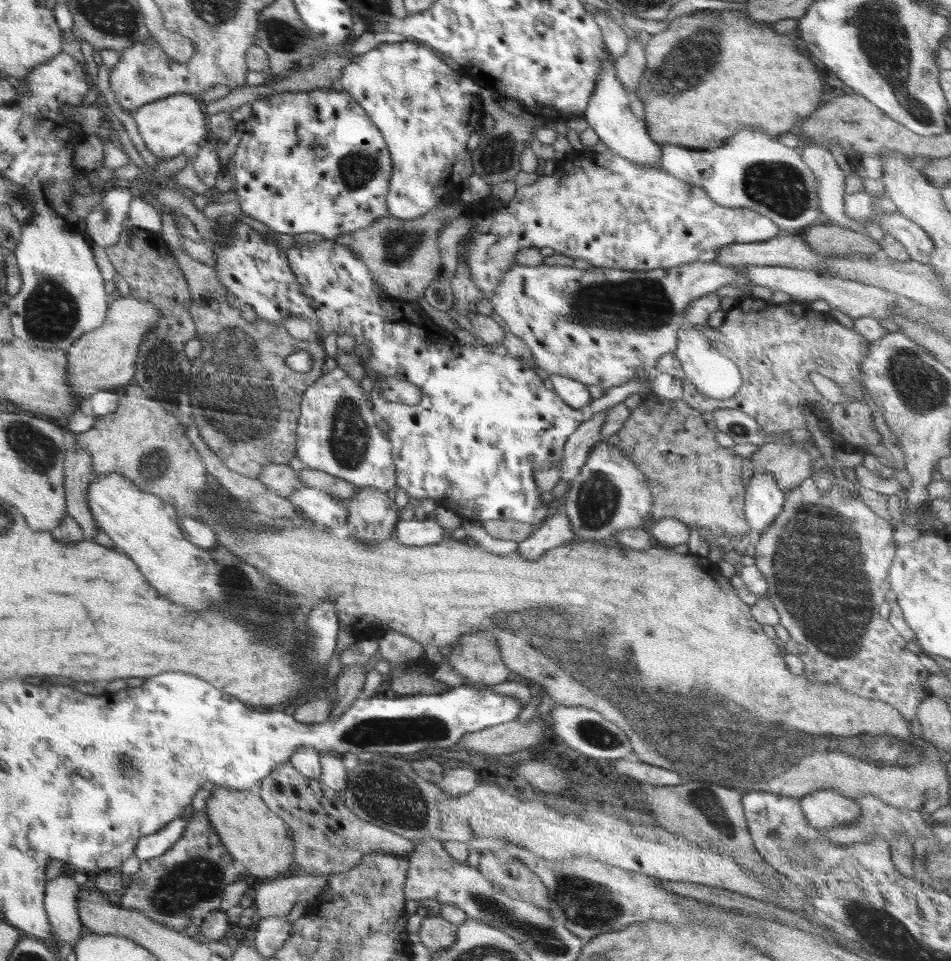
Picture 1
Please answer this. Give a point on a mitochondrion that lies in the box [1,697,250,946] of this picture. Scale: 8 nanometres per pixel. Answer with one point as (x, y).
(197, 879)

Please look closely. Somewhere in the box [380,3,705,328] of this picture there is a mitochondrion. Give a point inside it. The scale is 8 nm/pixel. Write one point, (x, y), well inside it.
(497, 154)

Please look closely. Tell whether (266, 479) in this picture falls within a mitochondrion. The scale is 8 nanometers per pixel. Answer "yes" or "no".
no

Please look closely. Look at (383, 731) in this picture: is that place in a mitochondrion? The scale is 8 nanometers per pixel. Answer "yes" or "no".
yes

